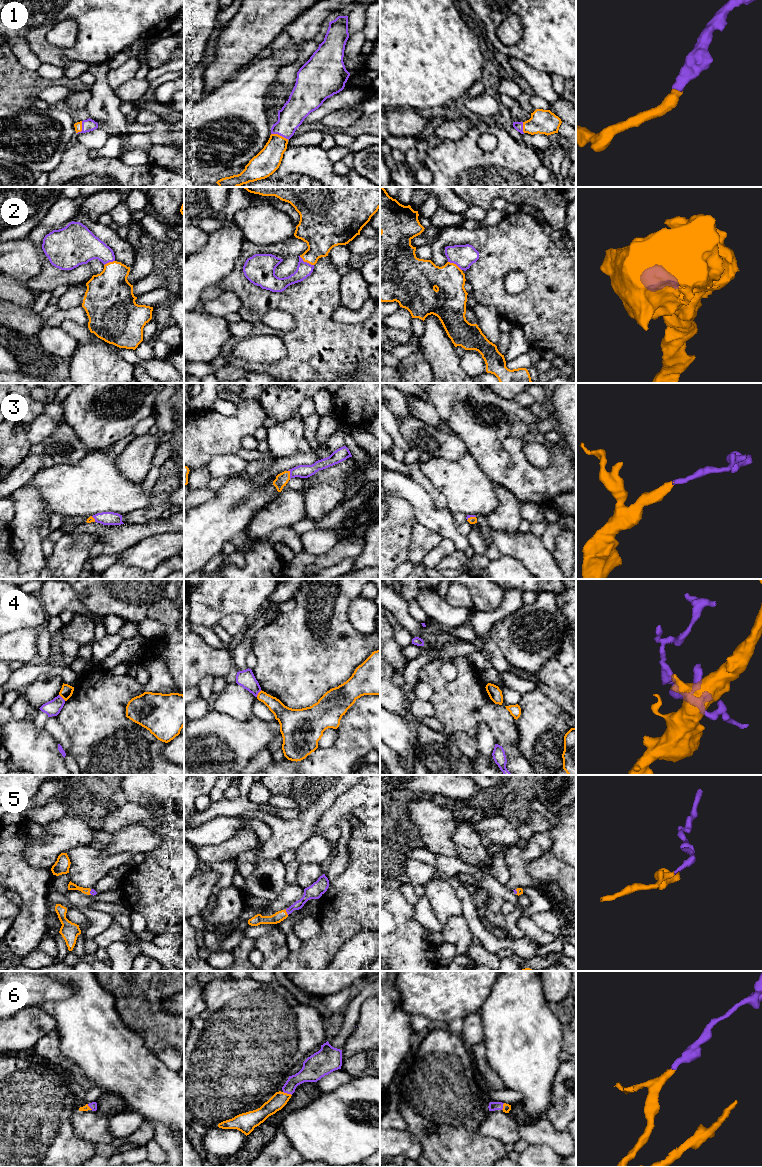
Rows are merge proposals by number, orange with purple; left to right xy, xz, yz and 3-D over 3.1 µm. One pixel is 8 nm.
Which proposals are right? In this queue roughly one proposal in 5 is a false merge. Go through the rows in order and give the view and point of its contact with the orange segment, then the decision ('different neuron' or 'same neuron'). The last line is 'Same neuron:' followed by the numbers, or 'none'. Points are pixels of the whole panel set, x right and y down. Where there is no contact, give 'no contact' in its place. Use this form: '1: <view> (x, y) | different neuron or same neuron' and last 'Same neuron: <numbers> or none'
1: xz (279, 135) | same neuron
2: xz (306, 261) | same neuron
3: xz (289, 474) | same neuron
4: xz (258, 693) | different neuron
5: xz (286, 912) | same neuron
6: xz (286, 1093) | same neuron
Same neuron: 1, 2, 3, 5, 6

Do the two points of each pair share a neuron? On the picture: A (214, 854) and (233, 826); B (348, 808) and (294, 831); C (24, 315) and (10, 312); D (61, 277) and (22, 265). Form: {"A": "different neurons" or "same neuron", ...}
{"A": "different neurons", "B": "different neurons", "C": "same neuron", "D": "different neurons"}

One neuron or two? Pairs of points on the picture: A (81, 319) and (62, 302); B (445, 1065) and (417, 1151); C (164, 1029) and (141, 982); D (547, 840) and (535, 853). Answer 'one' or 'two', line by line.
A: two
B: two
C: one
D: one

